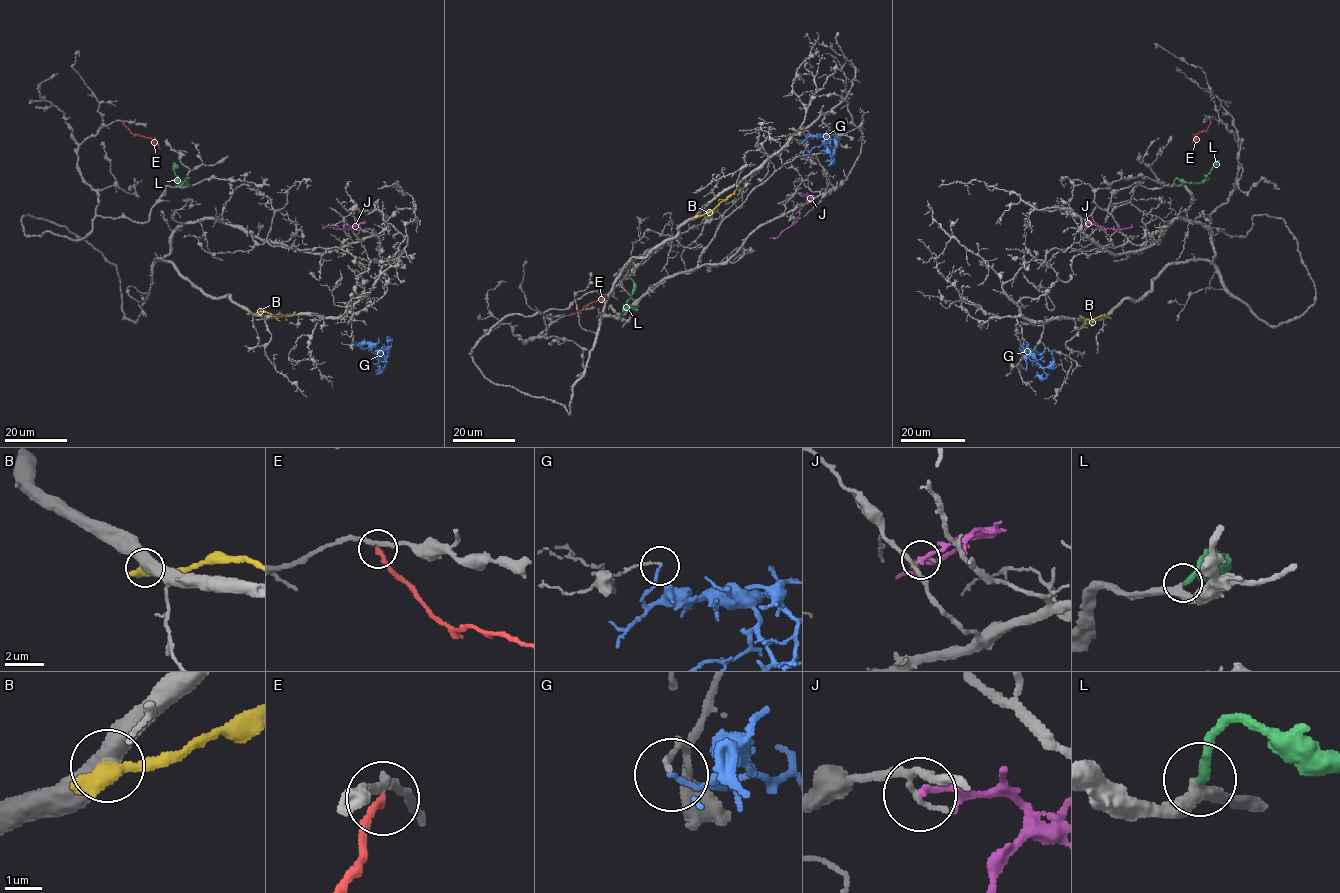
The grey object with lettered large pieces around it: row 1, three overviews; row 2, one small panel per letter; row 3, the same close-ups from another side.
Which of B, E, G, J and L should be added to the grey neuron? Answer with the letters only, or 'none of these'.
L

